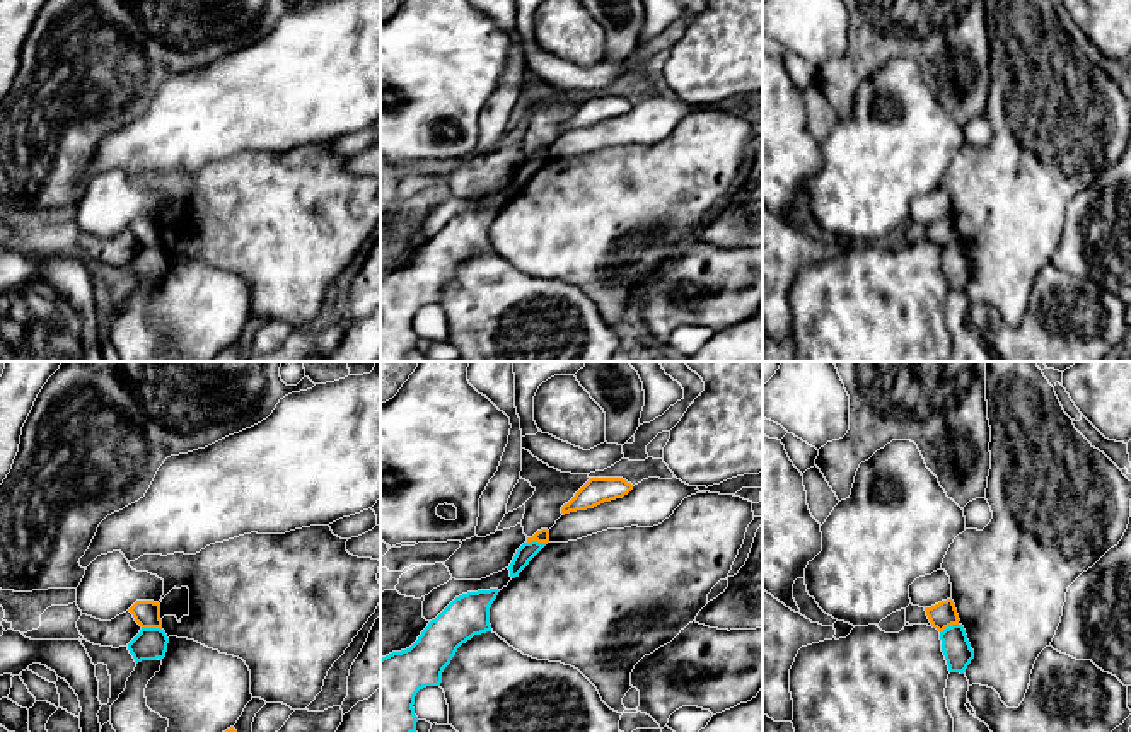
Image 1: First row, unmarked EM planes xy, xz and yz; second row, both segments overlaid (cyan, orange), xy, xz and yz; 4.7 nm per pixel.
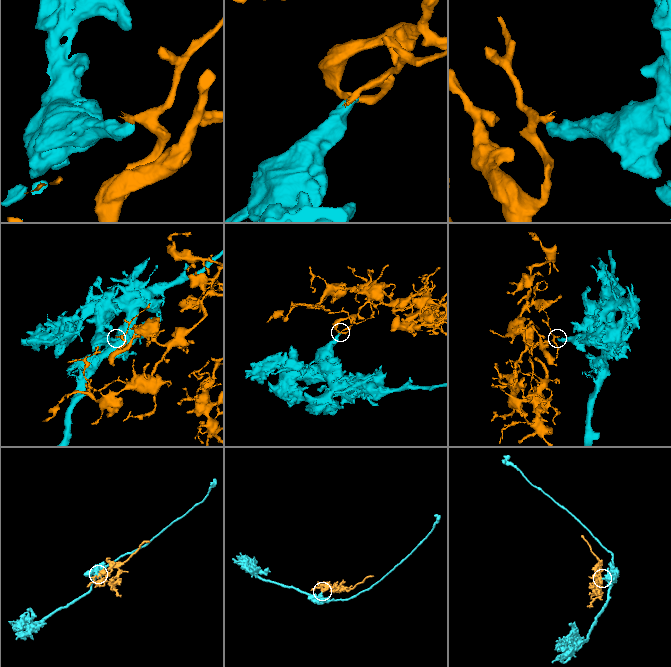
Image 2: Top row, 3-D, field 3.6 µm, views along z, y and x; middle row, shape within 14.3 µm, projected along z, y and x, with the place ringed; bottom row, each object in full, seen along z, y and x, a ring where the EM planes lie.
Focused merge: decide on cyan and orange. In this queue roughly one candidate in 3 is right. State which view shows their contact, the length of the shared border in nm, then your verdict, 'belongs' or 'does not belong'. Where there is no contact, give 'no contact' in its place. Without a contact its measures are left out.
contact in xy; length 100 nm; does not belong

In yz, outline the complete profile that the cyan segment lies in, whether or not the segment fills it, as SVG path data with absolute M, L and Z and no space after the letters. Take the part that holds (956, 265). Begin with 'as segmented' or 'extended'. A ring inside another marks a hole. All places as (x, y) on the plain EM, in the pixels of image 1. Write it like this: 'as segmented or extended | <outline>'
as segmented | M952 242L945 246L940 249L940 258L948 288L964 292L974 276L974 268L971 266L964 244Z

